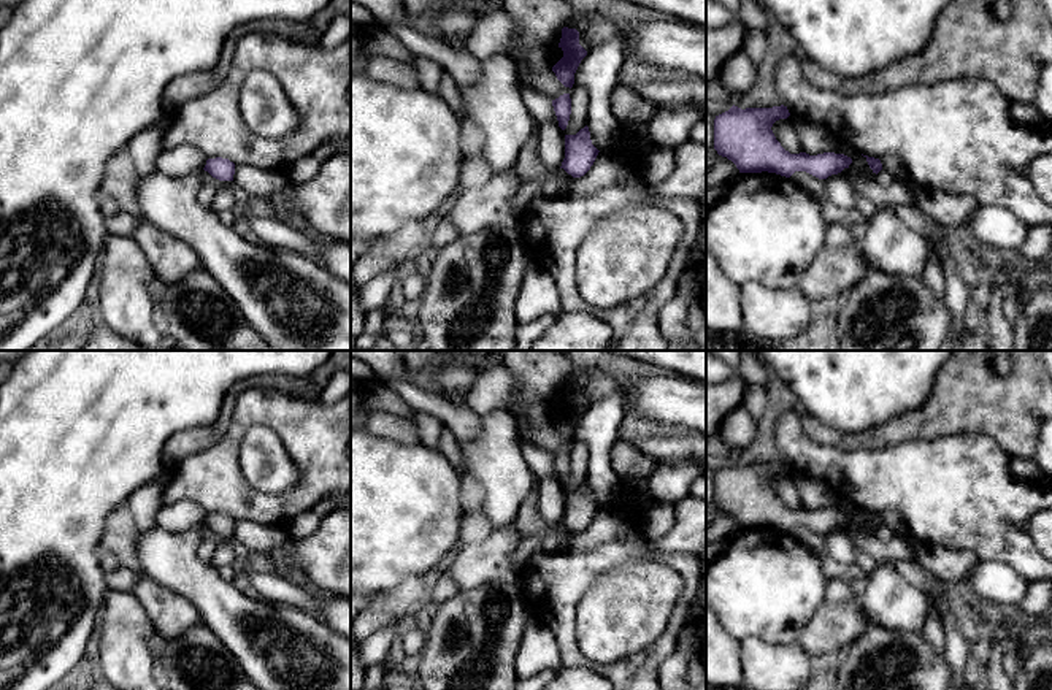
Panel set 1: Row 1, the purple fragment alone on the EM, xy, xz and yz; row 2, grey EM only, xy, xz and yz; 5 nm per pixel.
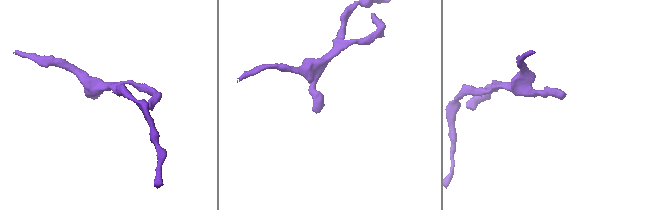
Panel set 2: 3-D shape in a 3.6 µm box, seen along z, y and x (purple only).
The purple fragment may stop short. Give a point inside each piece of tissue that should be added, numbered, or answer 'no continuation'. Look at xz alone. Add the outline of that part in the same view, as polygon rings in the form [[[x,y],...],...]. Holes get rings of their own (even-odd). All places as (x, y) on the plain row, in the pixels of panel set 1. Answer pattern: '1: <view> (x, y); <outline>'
no continuation

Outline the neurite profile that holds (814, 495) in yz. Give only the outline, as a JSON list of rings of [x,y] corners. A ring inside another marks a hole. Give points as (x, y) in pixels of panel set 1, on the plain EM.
[[[790,470],[789,474],[797,485],[803,508],[809,511],[824,508],[844,509],[852,514],[852,519],[841,527],[844,531],[862,536],[876,536],[876,528],[870,523],[866,512],[863,512],[860,508],[849,501],[839,500],[827,489],[824,482],[814,477],[803,476],[793,470]]]

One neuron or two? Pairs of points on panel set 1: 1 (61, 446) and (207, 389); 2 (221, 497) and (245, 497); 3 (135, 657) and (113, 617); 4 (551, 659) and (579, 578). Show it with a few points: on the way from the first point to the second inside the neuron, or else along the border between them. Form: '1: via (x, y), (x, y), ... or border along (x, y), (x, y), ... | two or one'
1: via (97, 410), (118, 389), (170, 389) | one
2: via (227, 497), (238, 497) | one
3: via (126, 647), (122, 627) | one
4: border along (532, 616), (554, 636), (559, 654), (557, 668) | two

